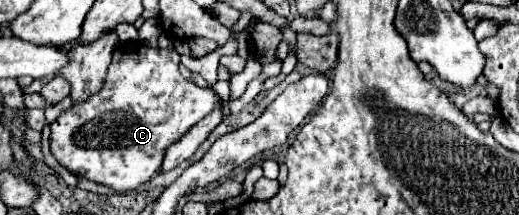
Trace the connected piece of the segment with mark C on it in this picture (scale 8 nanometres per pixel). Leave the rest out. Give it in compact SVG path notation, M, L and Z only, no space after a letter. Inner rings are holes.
M142 41L118 45L112 55L112 63L108 67L102 89L90 99L72 105L54 123L50 123L50 153L56 157L56 161L74 175L106 185L118 193L134 191L142 183L150 181L150 177L158 173L166 149L180 141L192 125L202 121L214 109L224 107L224 101L212 87L202 89L184 79L178 71L178 63L180 55L172 47L152 49L146 47Z

